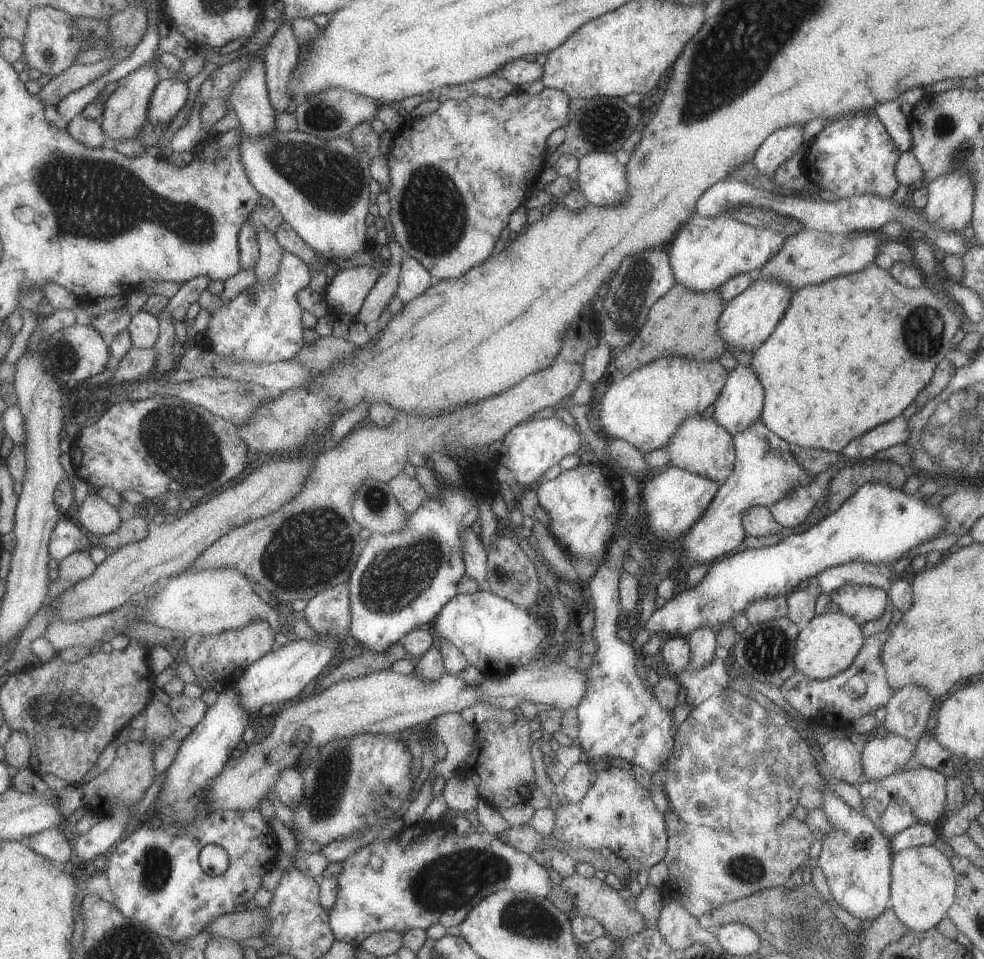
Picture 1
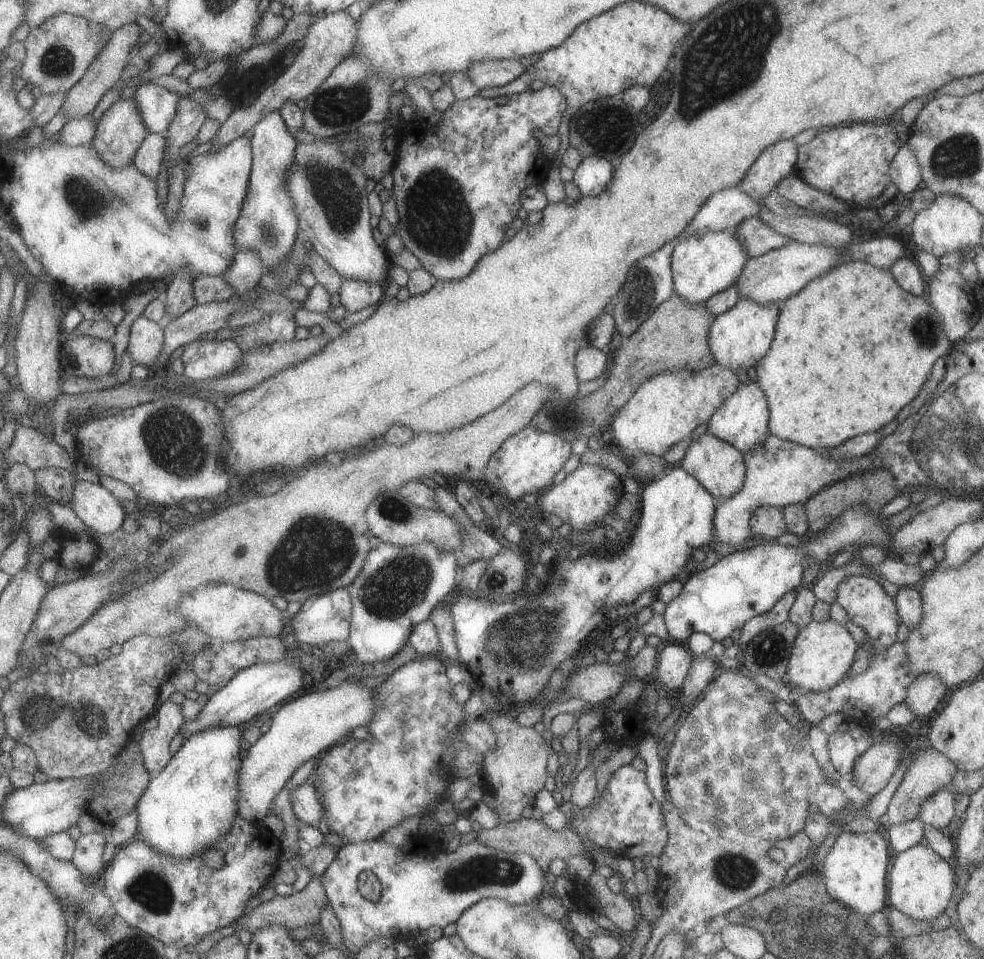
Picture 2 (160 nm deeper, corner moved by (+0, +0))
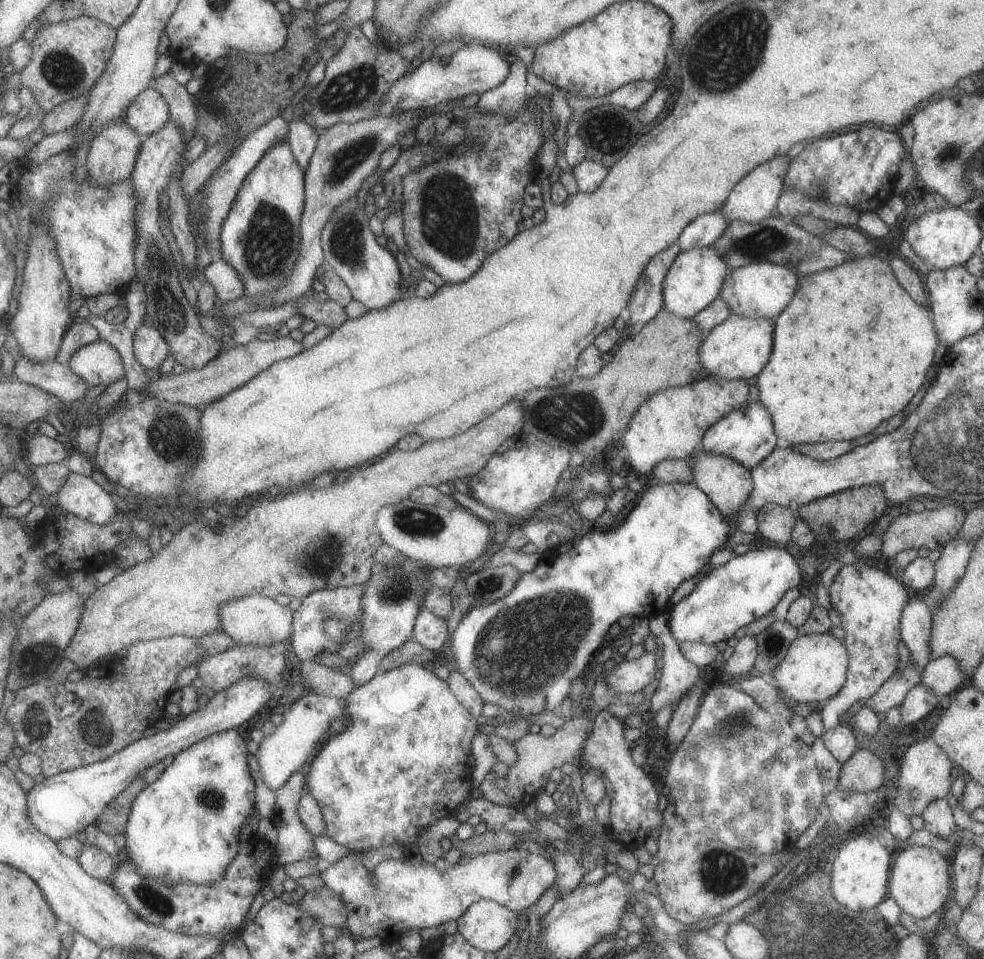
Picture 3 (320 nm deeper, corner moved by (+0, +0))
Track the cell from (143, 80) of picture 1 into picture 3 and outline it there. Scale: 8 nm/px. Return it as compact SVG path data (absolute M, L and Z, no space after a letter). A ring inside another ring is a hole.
M125 118L105 127L91 142L87 156L87 174L94 183L110 187L123 181L129 181L139 156L142 138L129 128Z

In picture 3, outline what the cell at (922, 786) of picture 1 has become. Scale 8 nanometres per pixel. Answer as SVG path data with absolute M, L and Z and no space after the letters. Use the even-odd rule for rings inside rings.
M935 799L930 802L921 812L924 820L924 829L939 838L947 838L957 828L954 816L951 815L950 799Z

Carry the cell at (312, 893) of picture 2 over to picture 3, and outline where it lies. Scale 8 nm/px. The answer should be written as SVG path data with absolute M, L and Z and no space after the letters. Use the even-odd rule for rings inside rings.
M307 885L307 891L297 906L313 915L324 926L344 927L346 906L338 894L327 887L313 888Z

